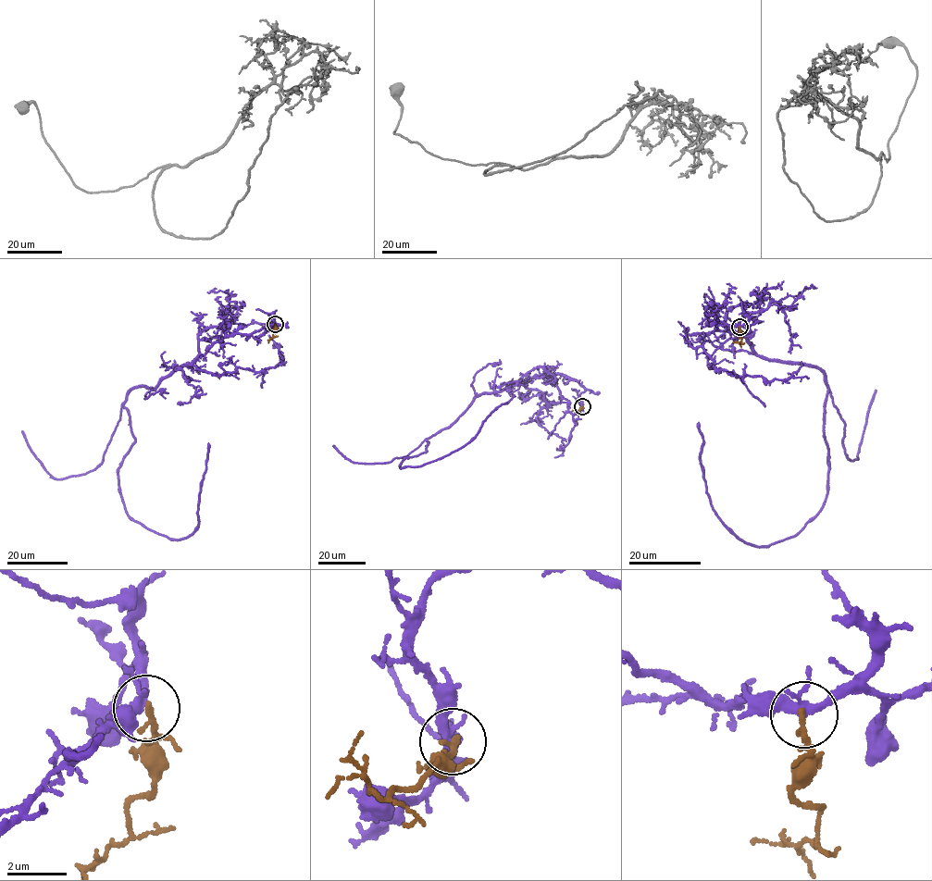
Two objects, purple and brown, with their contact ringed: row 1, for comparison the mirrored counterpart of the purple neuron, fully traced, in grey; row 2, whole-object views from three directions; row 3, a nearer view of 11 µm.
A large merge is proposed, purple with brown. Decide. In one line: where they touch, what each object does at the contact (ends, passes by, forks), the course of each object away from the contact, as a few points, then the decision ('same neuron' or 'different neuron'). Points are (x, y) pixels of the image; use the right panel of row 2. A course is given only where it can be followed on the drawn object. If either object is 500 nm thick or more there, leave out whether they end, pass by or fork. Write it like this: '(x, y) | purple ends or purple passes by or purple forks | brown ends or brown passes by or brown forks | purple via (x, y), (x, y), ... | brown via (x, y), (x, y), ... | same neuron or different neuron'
(739, 327) | purple forks | brown ends | purple via (739, 327), (706, 307), (752, 351), (823, 373), (822, 509), (766, 547), (739, 539), (707, 492), (698, 422) | brown via (739, 327), (741, 341), (733, 341) | different neuron

